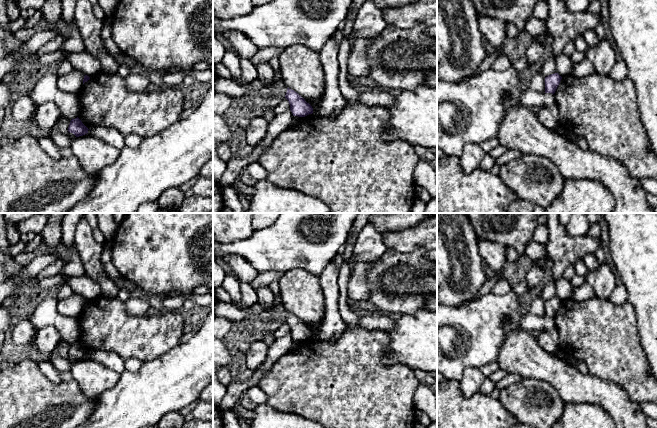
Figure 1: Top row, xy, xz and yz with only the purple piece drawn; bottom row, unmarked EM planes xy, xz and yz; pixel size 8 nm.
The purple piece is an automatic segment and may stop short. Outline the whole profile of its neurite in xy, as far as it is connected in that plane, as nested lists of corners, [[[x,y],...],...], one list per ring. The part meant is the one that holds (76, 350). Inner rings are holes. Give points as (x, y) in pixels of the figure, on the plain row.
[[[77,341],[70,345],[68,356],[73,357],[76,361],[83,360],[88,357],[88,352]]]

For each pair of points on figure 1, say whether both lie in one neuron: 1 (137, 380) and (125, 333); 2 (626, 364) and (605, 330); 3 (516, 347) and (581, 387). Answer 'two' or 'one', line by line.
1: two
2: one
3: one

